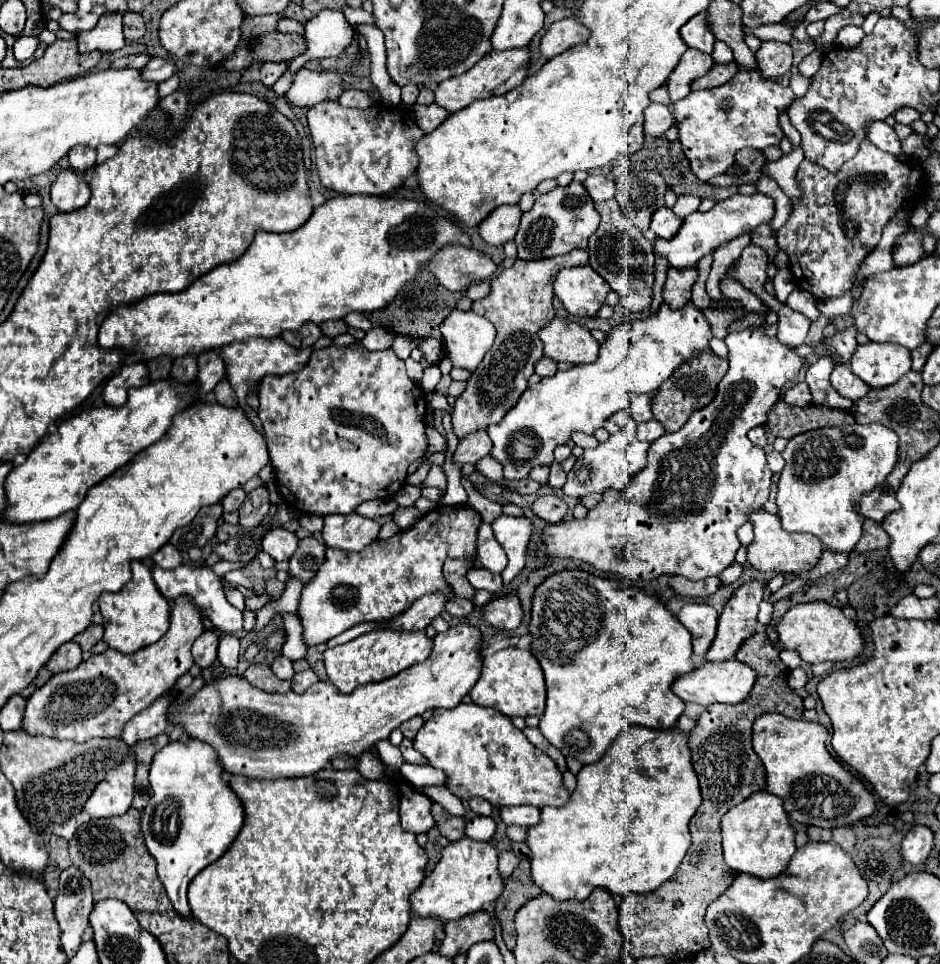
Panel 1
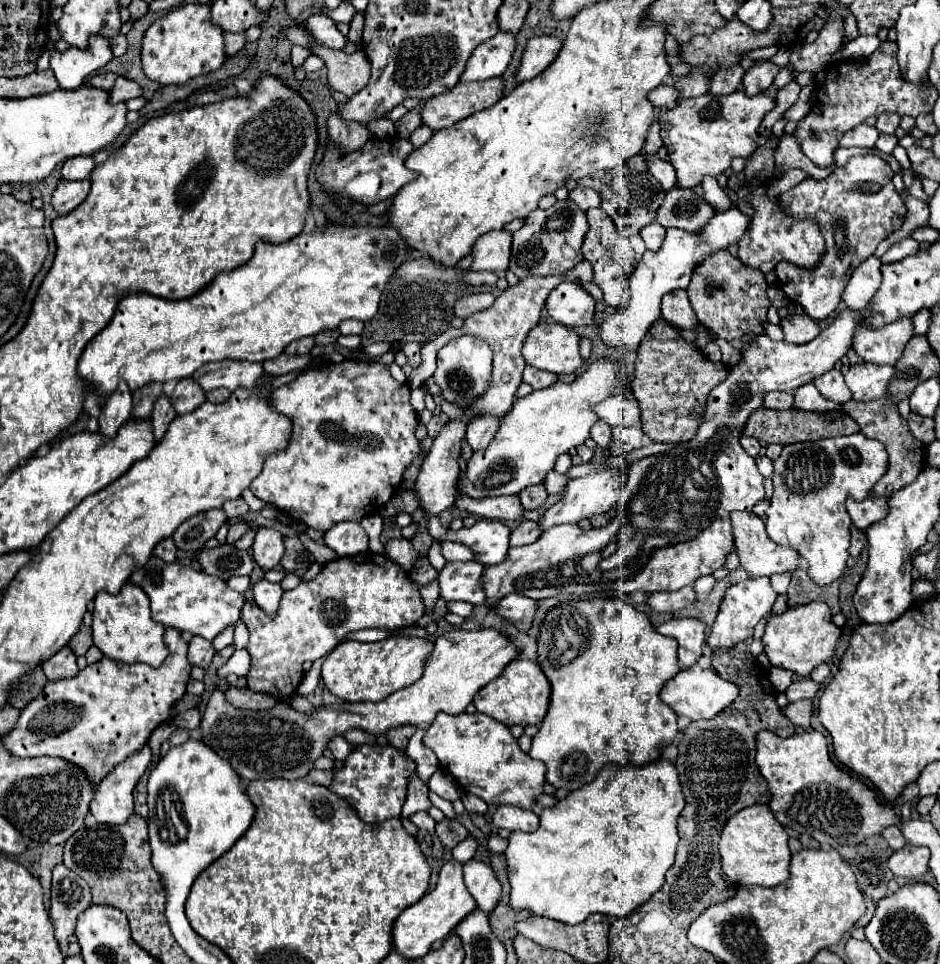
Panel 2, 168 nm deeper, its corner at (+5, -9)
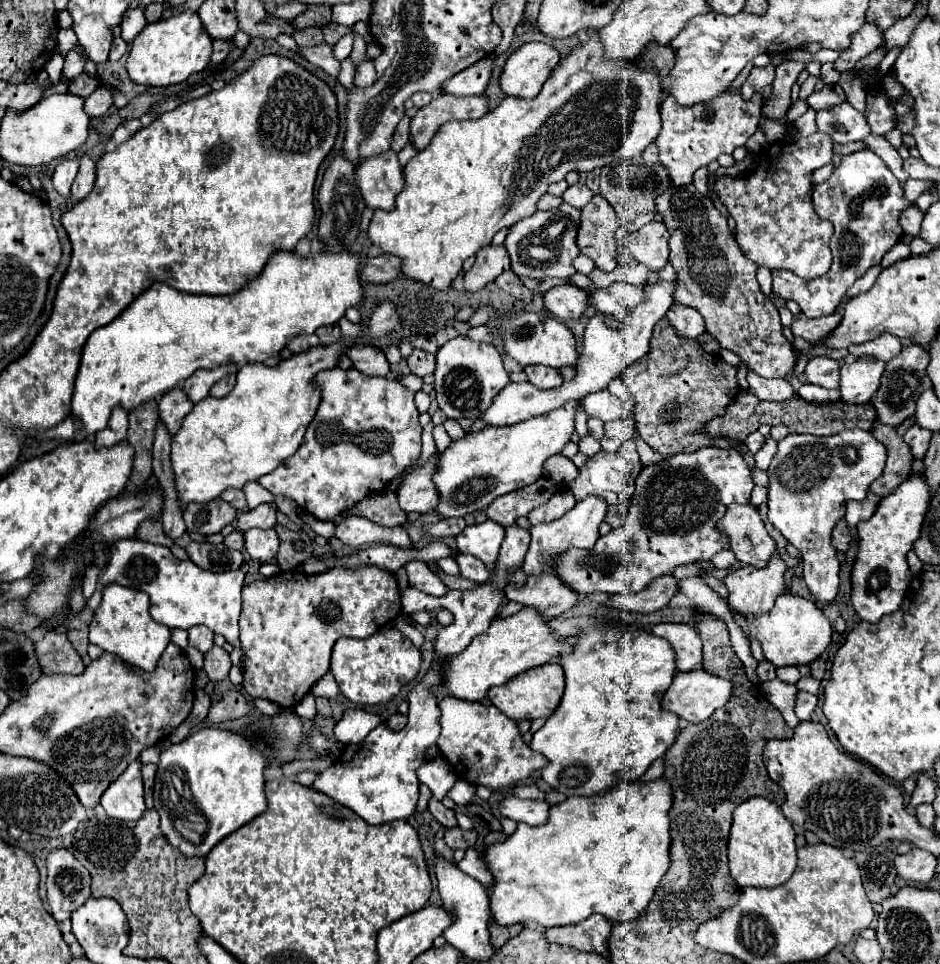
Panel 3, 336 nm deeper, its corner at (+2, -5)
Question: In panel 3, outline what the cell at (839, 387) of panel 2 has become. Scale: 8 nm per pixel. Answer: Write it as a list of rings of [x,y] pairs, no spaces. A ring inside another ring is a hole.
[[[812,357],[804,369],[806,383],[836,389],[840,381],[840,363],[828,357]]]

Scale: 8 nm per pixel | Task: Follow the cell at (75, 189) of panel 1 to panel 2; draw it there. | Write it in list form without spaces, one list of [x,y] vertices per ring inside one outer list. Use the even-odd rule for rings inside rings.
[[[61,179],[57,189],[53,191],[51,205],[55,207],[55,211],[59,215],[67,215],[69,211],[77,209],[85,201],[85,197],[89,195],[89,187],[91,187],[89,179],[83,179],[83,181],[65,181],[65,179]]]

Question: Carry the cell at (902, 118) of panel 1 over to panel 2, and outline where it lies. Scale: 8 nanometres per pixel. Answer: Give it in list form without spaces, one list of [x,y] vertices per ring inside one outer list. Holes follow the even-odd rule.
[[[885,113],[885,115],[879,115],[877,119],[877,129],[881,133],[895,133],[897,127],[901,123],[901,117],[897,113]]]

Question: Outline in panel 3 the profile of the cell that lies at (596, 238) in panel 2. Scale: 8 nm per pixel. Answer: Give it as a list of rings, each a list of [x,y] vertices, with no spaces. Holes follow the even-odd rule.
[[[594,195],[592,201],[582,209],[576,243],[580,253],[588,255],[602,271],[614,271],[618,265],[614,239],[616,229],[616,211],[606,199],[602,199],[602,195]]]

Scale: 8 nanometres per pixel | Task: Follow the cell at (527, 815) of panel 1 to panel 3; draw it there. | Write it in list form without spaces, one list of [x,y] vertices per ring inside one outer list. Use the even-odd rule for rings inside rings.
[[[508,795],[500,803],[500,813],[512,821],[528,823],[528,825],[544,825],[548,821],[550,805],[538,799],[518,799]]]

